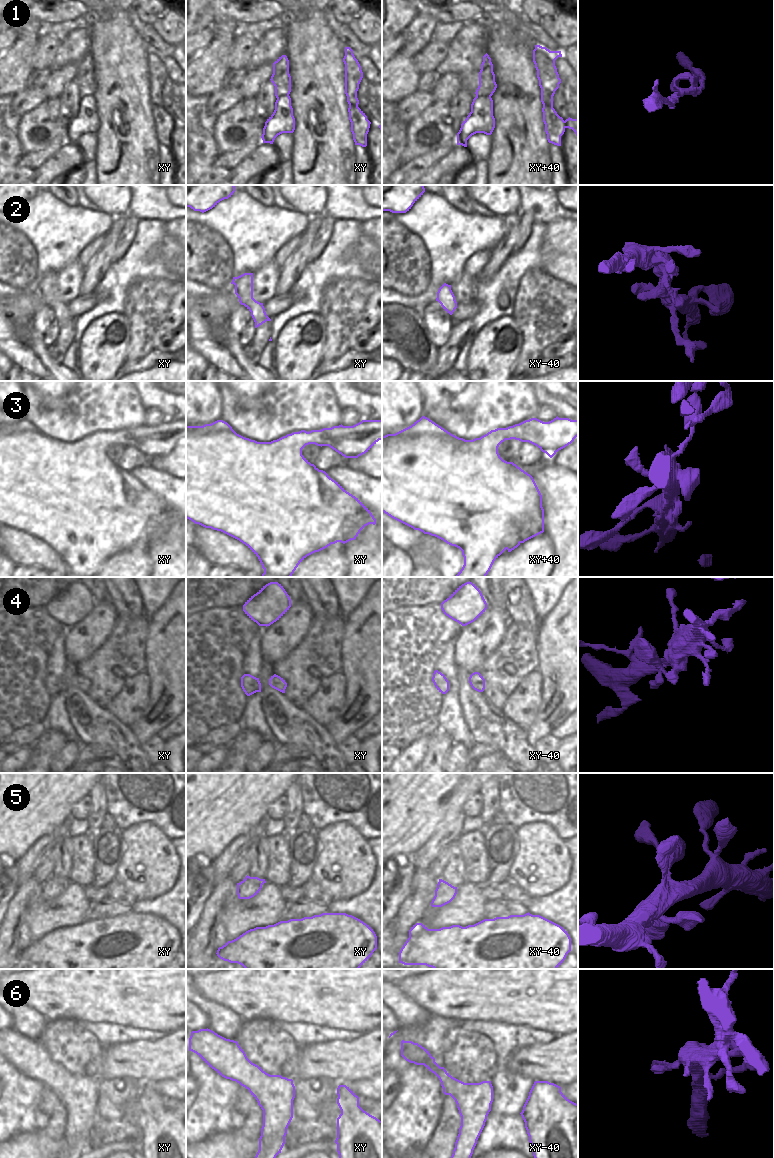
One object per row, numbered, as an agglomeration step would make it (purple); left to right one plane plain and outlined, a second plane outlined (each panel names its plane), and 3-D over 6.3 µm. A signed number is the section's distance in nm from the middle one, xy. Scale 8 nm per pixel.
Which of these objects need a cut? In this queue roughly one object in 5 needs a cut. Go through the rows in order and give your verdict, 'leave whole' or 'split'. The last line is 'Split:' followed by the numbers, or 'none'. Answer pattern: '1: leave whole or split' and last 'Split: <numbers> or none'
1: split
2: leave whole
3: split
4: leave whole
5: split
6: leave whole
Split: 1, 3, 5

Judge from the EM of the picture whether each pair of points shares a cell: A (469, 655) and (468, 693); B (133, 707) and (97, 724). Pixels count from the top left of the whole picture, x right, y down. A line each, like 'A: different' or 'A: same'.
A: different
B: different

